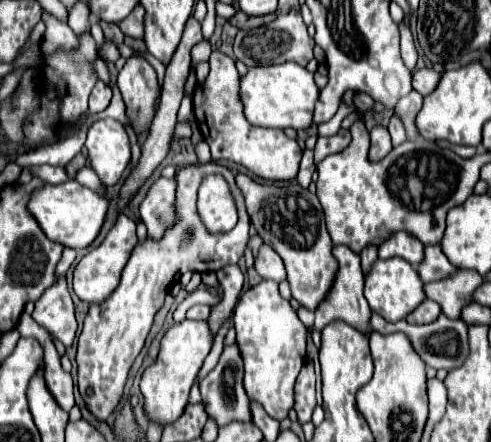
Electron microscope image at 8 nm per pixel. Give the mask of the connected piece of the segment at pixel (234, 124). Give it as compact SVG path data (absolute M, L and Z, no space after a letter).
M212 50L210 74L194 88L194 114L200 132L212 150L212 160L232 160L264 180L294 180L302 158L298 142L288 138L282 130L252 126L244 118L244 108L238 98L238 78L234 60L220 50Z

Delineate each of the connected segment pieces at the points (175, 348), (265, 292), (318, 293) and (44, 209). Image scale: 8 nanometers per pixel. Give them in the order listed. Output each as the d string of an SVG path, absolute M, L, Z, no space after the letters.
M184 320L168 328L160 342L160 352L156 362L144 370L140 380L140 390L144 396L144 410L148 420L154 420L162 426L178 420L188 404L190 388L196 382L196 376L212 348L214 334L208 326L208 320Z
M262 280L240 296L232 314L236 344L244 358L244 390L250 400L258 402L268 416L284 420L294 406L294 382L306 356L306 326L298 320L296 310L278 292L278 284Z
M238 174L236 184L246 198L246 210L256 232L284 260L292 298L304 308L316 310L330 292L338 272L338 262L332 256L332 240L324 222L324 210L316 194L300 188L296 182L282 188L274 184L258 184L246 174Z
M68 180L64 184L44 184L42 188L34 188L34 194L30 194L28 200L28 212L36 218L38 226L44 230L44 234L66 248L86 248L100 232L100 226L104 222L108 200L92 192L90 188L78 184L76 180Z

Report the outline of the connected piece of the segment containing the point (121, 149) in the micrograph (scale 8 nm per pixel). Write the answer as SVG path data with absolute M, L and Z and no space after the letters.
M104 118L90 126L86 138L90 166L106 186L114 186L130 162L130 142L122 124Z

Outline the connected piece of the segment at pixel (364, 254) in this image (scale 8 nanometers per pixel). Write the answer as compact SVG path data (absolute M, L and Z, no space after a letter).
M366 246L362 252L360 252L360 258L362 258L362 270L368 272L372 262L378 260L378 246Z

